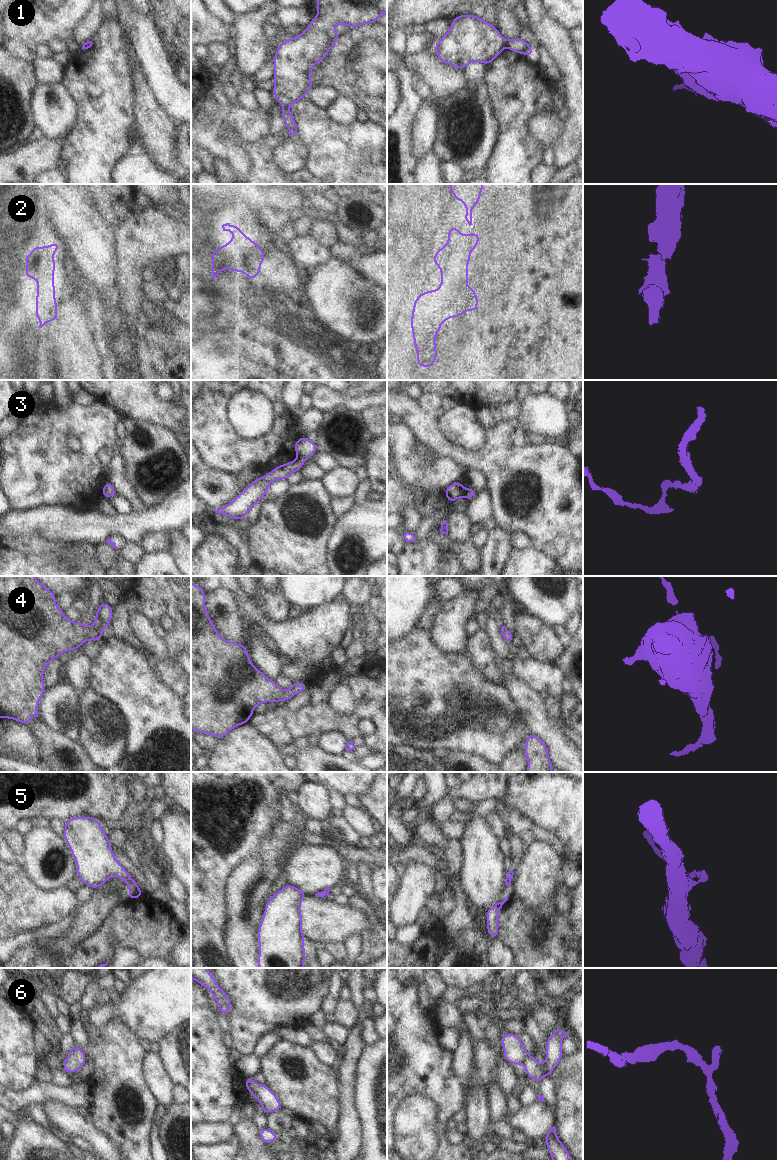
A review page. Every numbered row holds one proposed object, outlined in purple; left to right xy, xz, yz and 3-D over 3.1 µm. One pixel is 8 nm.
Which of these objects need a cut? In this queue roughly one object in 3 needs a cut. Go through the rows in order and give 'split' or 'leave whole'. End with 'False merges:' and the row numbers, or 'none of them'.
1: split
2: leave whole
3: split
4: leave whole
5: leave whole
6: leave whole
False merges: 1, 3

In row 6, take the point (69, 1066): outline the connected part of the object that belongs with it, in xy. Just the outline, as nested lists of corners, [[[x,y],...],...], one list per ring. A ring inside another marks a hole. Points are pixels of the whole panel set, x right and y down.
[[[74,1045],[67,1055],[62,1070],[67,1074],[71,1074],[81,1069],[86,1062],[86,1054],[79,1046]]]

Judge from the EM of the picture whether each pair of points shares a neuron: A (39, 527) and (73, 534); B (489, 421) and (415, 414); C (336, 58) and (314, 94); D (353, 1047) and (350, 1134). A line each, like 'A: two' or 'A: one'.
A: one
B: two
C: two
D: one

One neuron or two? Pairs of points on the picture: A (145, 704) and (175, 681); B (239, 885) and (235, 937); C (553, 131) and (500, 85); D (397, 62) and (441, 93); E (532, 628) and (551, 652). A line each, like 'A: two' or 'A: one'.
A: two
B: one
C: two
D: one
E: one

